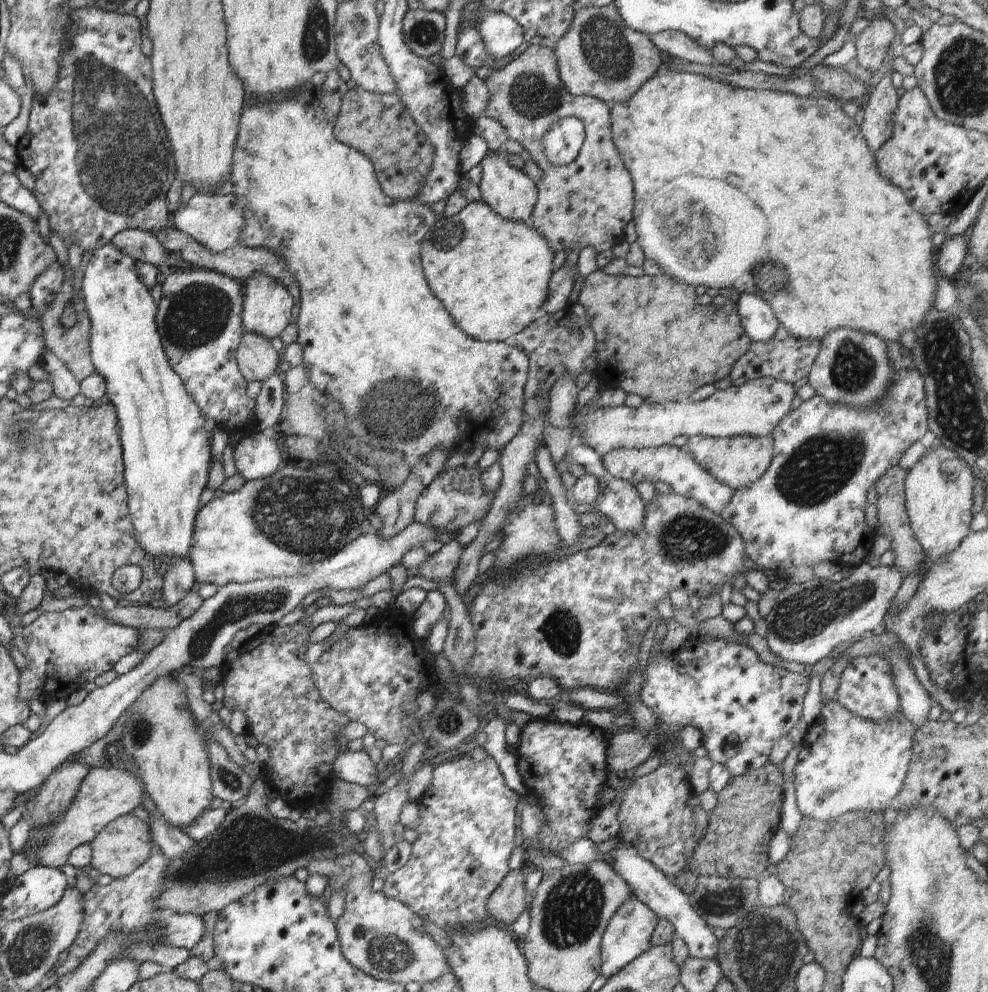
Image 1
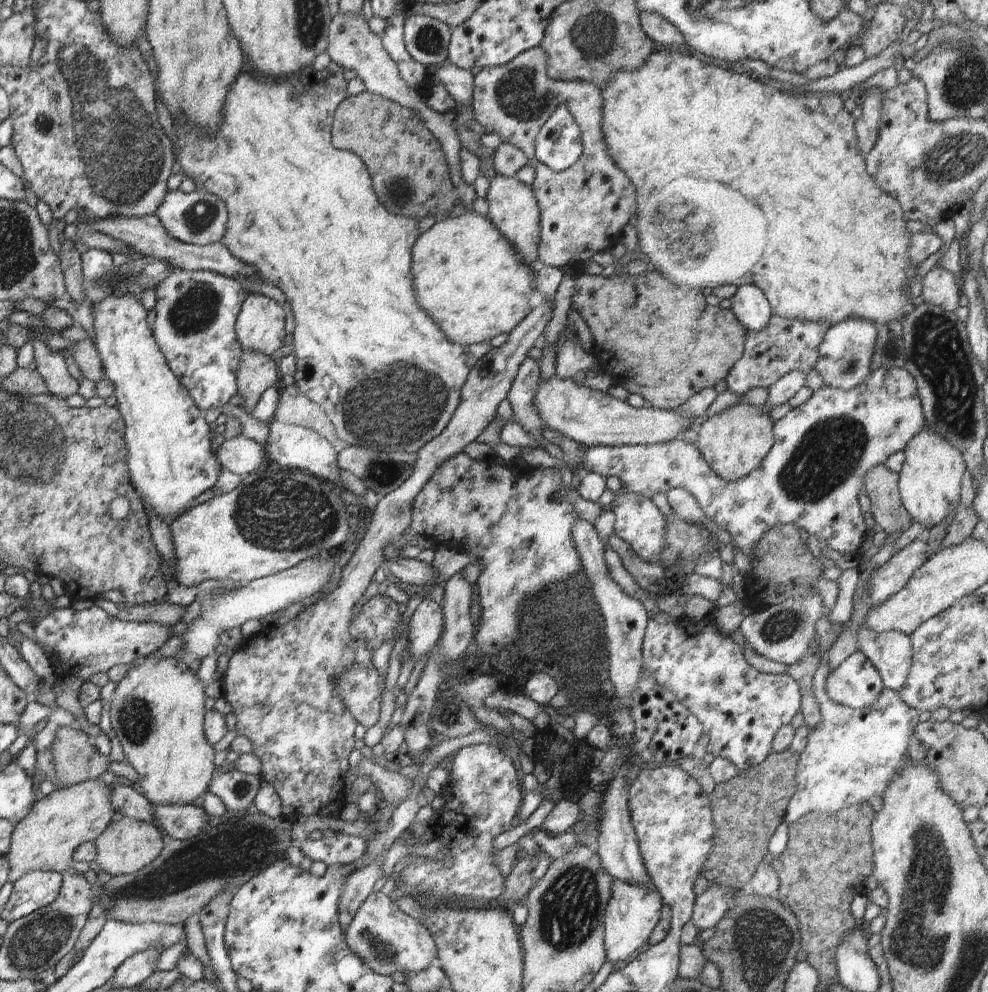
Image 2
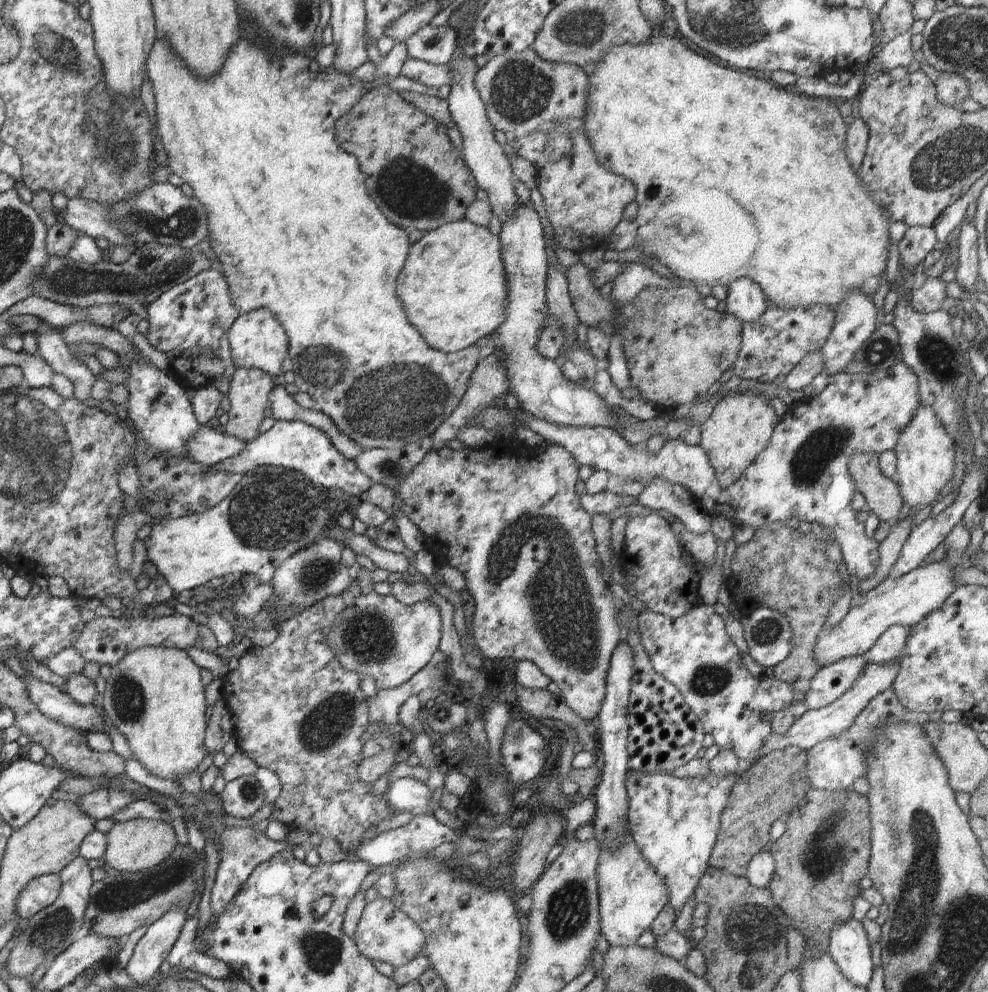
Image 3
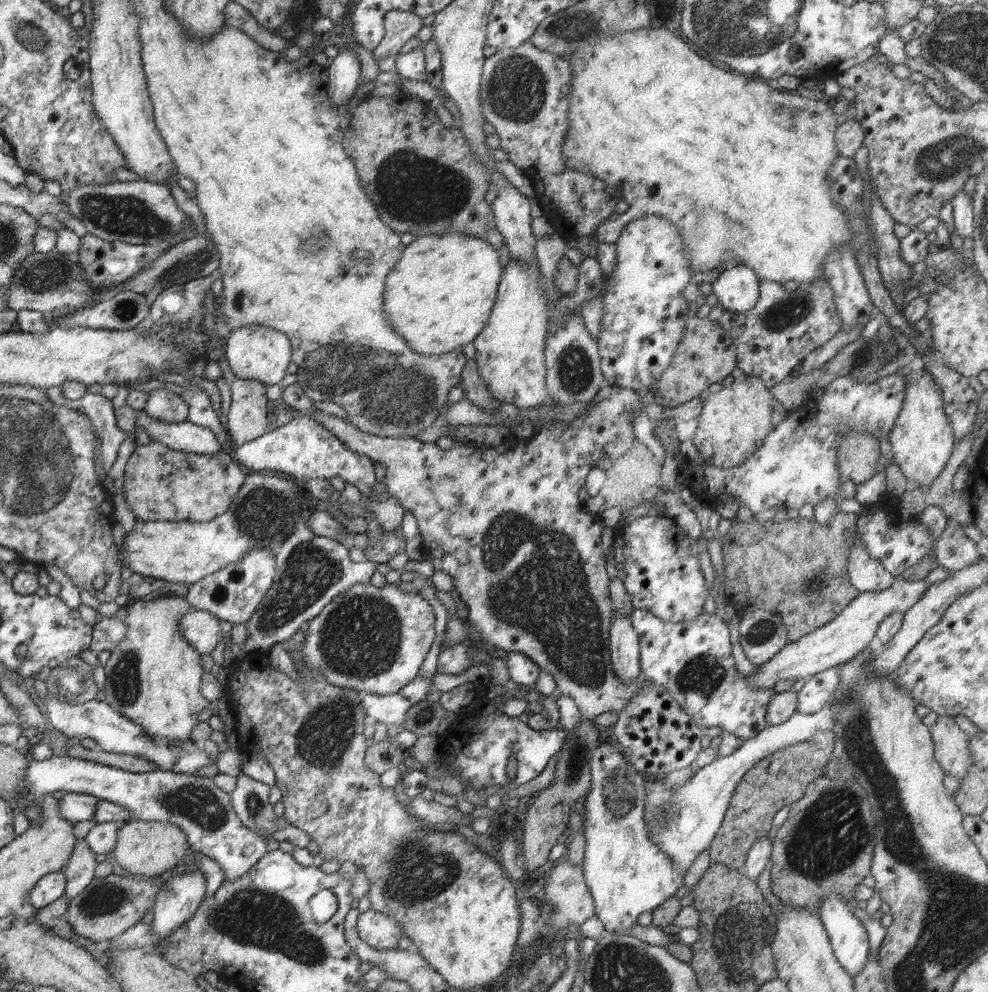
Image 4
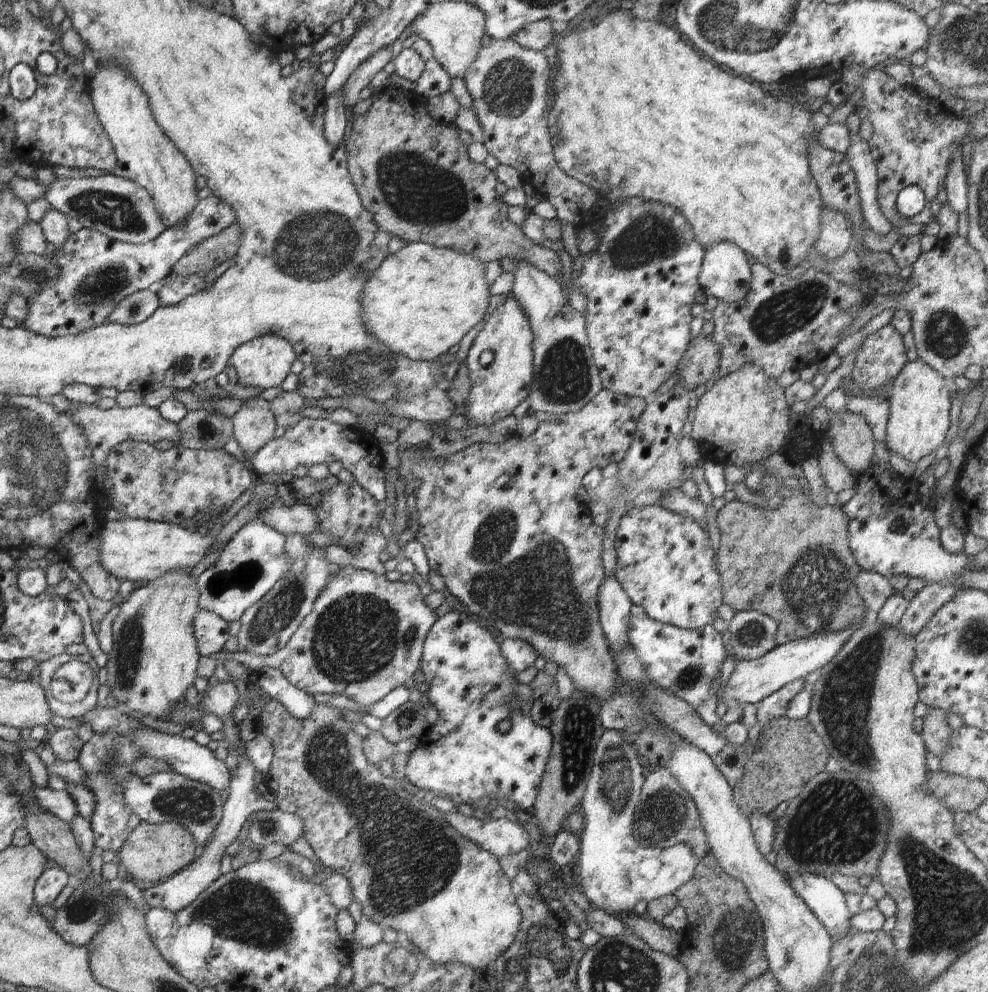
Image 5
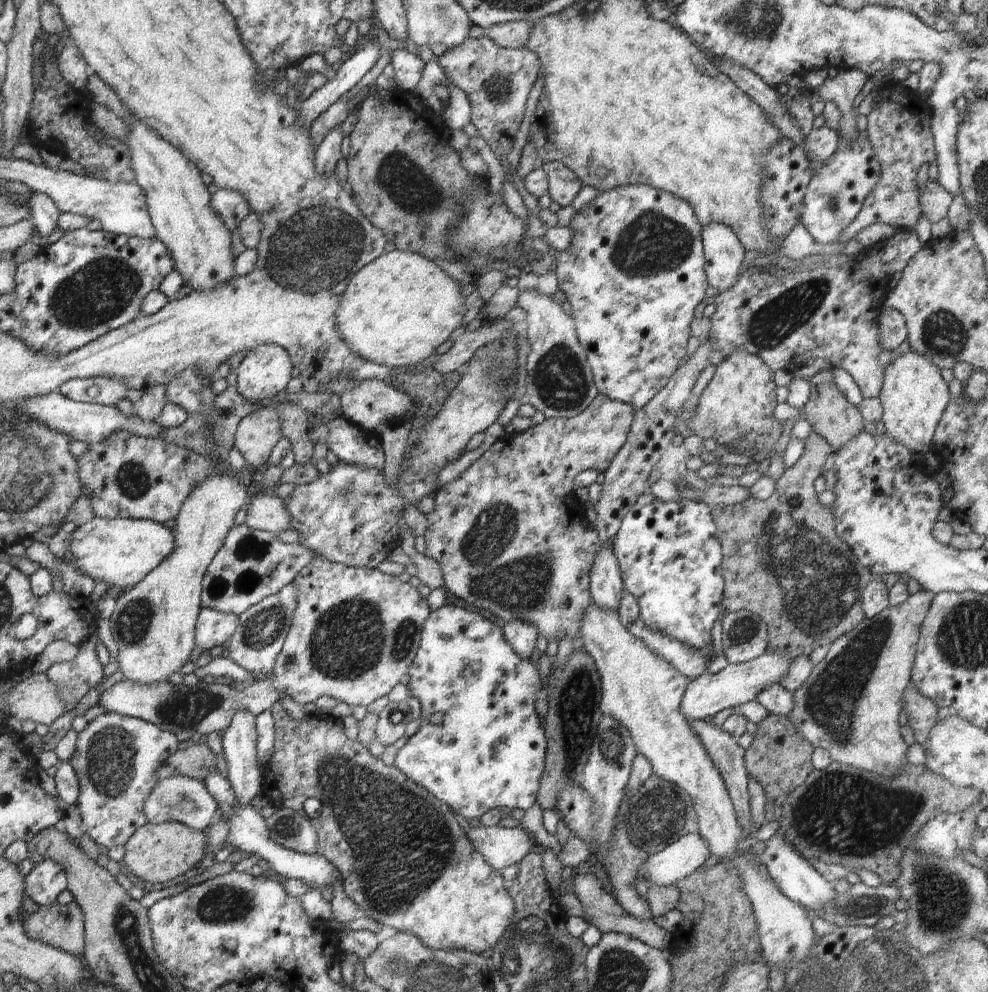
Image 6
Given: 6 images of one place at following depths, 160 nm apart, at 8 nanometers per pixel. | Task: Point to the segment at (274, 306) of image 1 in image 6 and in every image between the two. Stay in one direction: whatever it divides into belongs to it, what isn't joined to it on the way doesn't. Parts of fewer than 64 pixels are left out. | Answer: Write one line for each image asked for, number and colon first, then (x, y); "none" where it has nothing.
2: (260, 325)
3: (257, 340)
4: (255, 352)
5: (264, 362)
6: (265, 370)

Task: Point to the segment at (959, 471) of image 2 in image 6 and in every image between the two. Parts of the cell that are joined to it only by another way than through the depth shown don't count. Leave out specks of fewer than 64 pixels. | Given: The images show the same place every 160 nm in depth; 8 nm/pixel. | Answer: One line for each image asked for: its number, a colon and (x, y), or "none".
3: (925, 452)
4: (922, 441)
5: (919, 403)
6: (914, 395)

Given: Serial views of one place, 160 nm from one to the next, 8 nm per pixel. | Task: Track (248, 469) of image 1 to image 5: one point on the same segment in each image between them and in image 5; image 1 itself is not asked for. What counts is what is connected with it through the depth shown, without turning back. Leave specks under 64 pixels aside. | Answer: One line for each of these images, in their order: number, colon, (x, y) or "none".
2: (239, 455)
3: (208, 447)
4: (186, 437)
5: (104, 429)

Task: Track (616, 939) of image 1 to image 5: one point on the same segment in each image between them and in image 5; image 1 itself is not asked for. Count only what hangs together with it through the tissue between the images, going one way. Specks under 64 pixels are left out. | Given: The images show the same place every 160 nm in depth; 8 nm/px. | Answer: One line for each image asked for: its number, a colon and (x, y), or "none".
2: (633, 911)
3: (631, 894)
4: (626, 875)
5: (615, 871)

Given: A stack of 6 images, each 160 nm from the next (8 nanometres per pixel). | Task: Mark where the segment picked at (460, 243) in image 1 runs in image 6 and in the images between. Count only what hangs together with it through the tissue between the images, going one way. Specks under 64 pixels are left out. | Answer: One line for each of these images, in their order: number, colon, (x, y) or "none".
2: (467, 276)
3: (453, 285)
4: (440, 296)
5: (422, 300)
6: (399, 308)

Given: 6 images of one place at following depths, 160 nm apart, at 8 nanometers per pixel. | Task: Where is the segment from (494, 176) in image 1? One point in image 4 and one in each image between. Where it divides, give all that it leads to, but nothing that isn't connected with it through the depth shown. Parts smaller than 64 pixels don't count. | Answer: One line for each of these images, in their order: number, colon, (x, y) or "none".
2: (513, 209)
3: (543, 391)
4: (510, 350)

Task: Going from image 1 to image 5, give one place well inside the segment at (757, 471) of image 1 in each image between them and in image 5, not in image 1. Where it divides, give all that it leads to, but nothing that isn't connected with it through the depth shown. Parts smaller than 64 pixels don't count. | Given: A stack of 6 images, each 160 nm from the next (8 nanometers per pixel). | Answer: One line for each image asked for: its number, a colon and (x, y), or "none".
2: (734, 442)
3: (741, 425)
4: (734, 422)
5: (743, 418)

